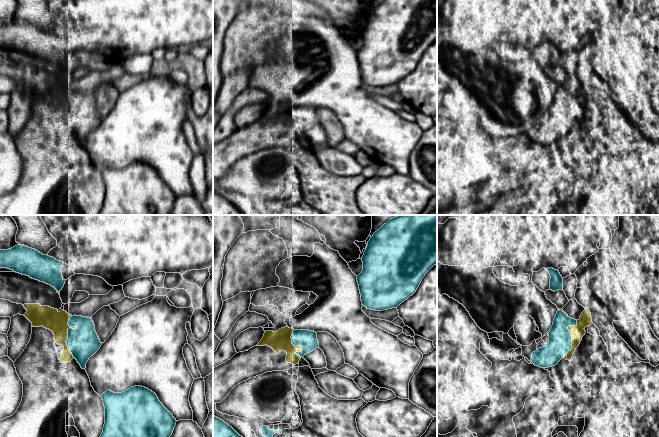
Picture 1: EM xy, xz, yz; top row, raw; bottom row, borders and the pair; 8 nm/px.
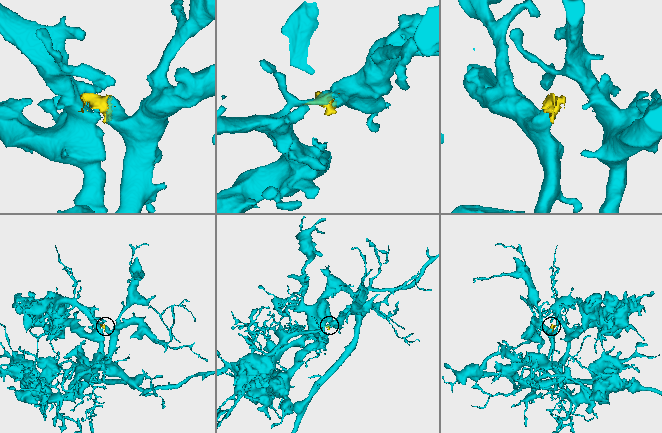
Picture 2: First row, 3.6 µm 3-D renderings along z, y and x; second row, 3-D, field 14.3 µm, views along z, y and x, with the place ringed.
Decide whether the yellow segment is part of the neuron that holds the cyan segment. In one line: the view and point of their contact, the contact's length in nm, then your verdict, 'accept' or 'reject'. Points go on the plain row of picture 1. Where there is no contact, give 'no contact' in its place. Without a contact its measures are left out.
meets cyan in xy at (68, 112); contact 340 nm long; reject

